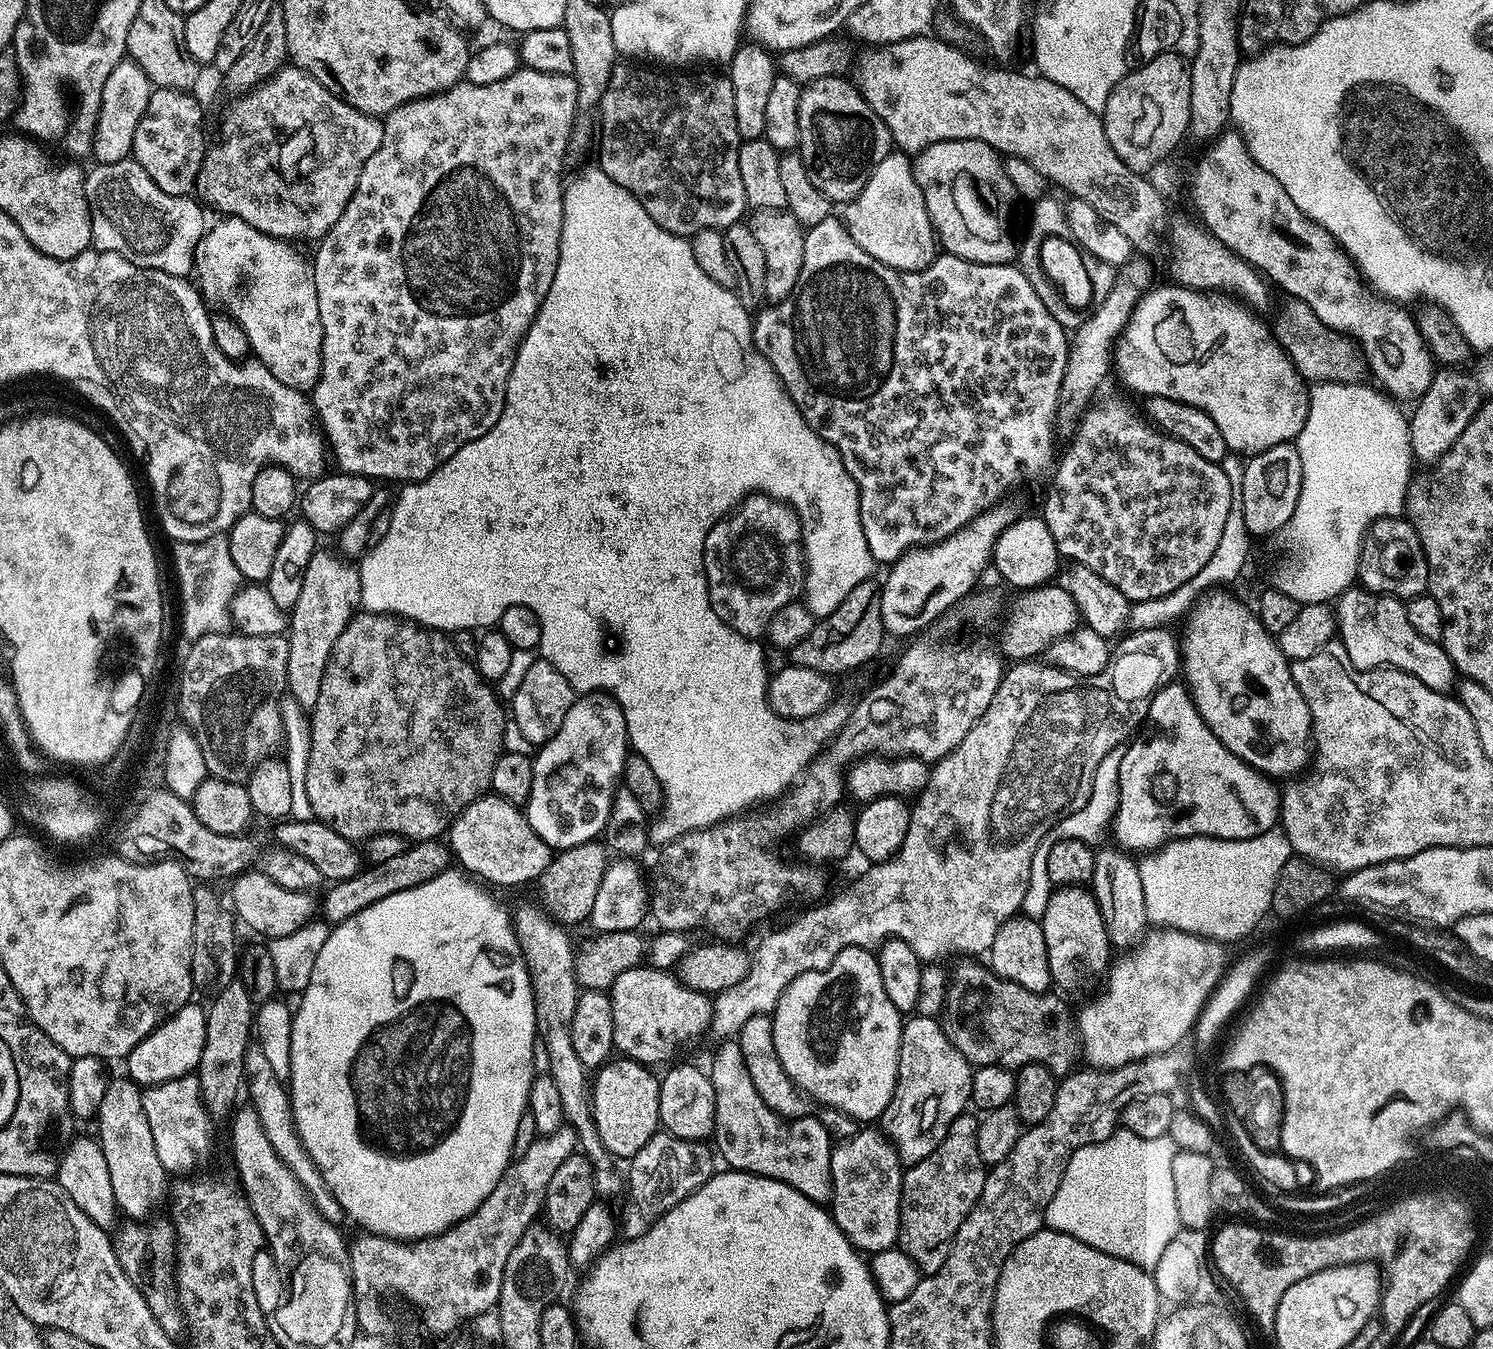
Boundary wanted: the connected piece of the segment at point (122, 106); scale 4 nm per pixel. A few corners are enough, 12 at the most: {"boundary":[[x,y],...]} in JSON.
{"boundary":[[133,60],[102,86],[90,156],[131,157],[153,87]]}

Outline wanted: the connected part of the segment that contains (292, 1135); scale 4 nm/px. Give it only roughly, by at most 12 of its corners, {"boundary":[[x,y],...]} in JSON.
{"boundary":[[259,1043],[244,1055],[247,1099],[274,1154],[331,1224],[346,1217],[298,1138],[292,1098]]}

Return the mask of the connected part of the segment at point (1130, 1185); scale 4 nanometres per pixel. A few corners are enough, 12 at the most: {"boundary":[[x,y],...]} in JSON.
{"boundary":[[1176,1143],[1074,1150],[1045,1225],[1154,1270],[1181,1231]]}

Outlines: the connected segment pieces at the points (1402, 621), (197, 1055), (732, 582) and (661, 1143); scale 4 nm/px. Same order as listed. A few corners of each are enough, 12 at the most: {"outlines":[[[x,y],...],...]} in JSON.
{"outlines":[[[1360,586],[1335,601],[1356,668],[1397,668],[1445,694],[1443,643],[1410,626],[1405,601]],[[183,1004],[126,1057],[151,1086],[193,1075],[207,1011]],[[746,497],[706,534],[714,614],[760,638],[804,587],[800,519]],[[669,1132],[630,1158],[626,1188],[647,1218],[713,1176],[713,1149]]]}

